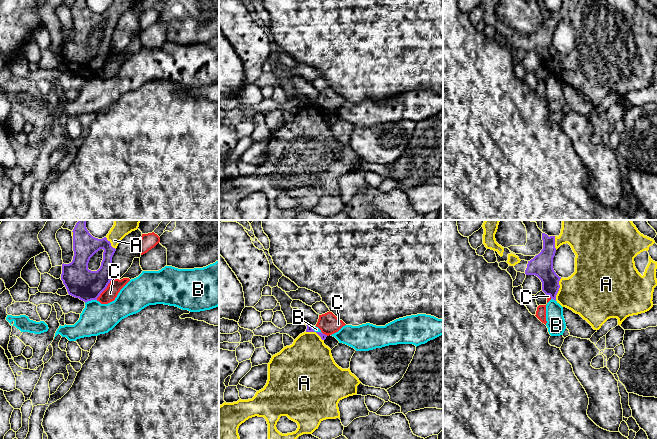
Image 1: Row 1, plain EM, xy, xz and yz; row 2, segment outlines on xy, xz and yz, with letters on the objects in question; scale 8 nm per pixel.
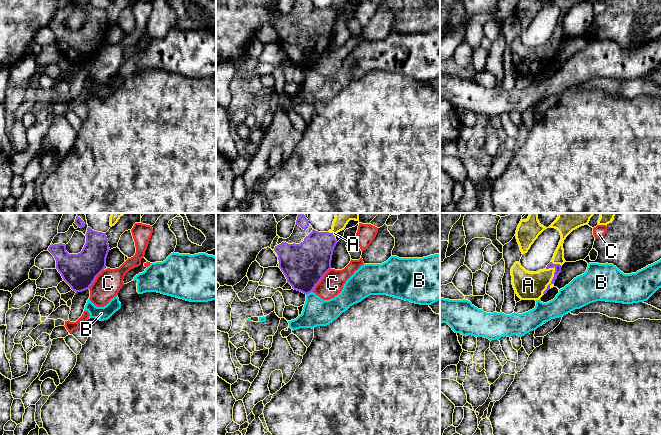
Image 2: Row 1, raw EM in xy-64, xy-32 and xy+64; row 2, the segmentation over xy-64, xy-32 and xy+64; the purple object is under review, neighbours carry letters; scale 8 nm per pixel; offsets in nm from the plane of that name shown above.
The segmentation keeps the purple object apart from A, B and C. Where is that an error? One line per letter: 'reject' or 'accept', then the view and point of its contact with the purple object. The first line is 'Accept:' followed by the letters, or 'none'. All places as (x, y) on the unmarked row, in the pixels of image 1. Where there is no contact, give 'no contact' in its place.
Accept: A
A: accept | yz (558, 65)
B: reject | xy (90, 76)
C: reject | xy (105, 64)

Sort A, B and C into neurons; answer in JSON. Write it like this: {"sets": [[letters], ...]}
{"sets": [["A"], ["B"], ["C"]]}

